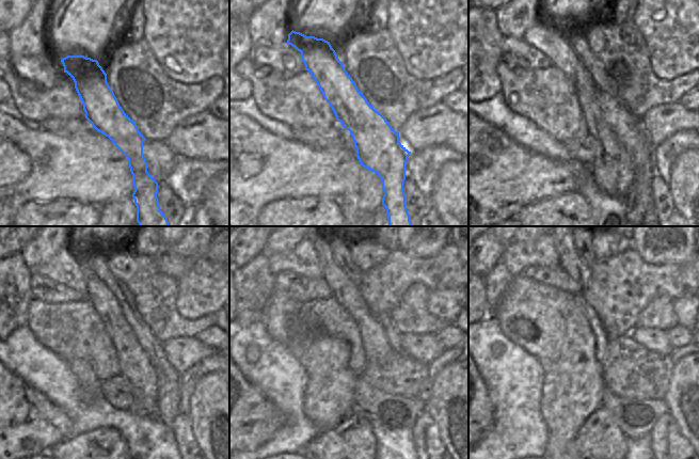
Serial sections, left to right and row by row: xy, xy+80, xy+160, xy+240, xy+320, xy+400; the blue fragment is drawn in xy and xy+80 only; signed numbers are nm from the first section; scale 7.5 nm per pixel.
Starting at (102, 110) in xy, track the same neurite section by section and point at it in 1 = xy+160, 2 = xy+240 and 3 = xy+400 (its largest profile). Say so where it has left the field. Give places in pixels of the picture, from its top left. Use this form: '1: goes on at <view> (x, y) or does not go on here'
1: goes on at xy+160 (626, 127)
2: goes on at xy+240 (167, 378)
3: goes on at xy+400 (518, 256)

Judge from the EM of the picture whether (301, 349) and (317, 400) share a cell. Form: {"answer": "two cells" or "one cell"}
{"answer": "one cell"}

